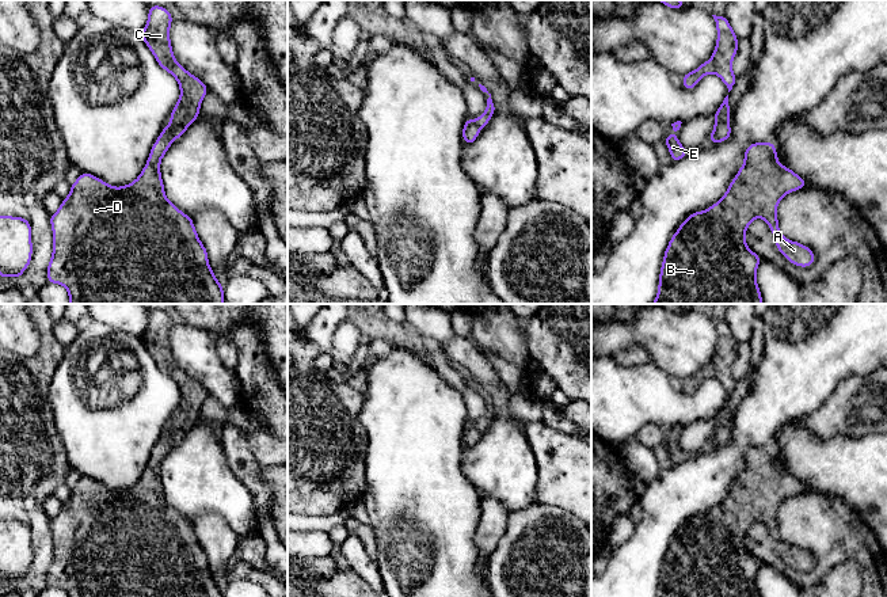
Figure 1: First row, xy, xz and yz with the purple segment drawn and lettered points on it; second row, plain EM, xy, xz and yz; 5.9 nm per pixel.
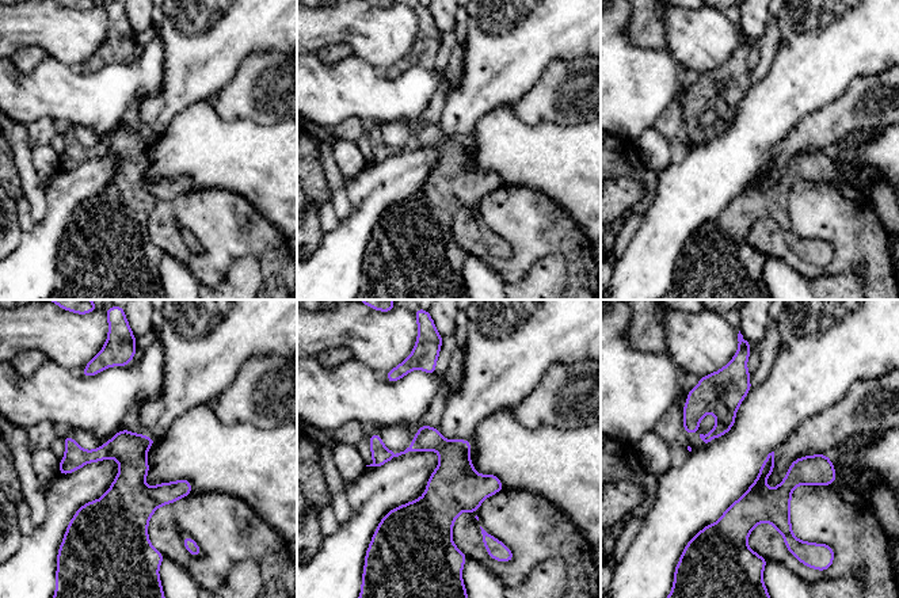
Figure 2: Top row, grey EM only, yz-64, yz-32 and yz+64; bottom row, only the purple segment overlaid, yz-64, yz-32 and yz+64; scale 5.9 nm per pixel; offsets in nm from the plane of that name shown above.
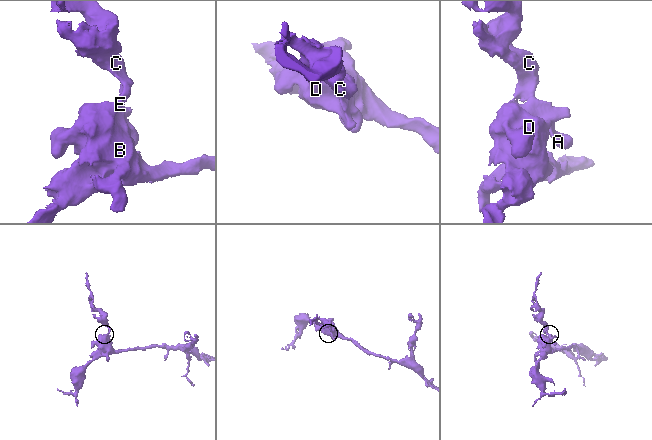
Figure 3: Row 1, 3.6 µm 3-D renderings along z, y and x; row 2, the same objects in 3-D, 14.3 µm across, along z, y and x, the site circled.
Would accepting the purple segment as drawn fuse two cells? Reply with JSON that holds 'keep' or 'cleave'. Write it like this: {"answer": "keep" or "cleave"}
{"answer": "keep"}

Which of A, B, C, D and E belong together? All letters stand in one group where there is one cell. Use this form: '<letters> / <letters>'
A B C D E

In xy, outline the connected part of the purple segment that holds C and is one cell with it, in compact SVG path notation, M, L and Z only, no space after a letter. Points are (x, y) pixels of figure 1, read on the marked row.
M151 5L146 26L140 33L157 64L168 71L180 87L180 98L171 113L171 125L163 129L153 144L140 176L123 187L114 187L91 174L81 172L60 209L50 216L53 255L47 266L47 282L64 285L71 304L224 304L222 285L209 266L208 251L195 232L193 218L167 199L160 175L161 157L172 141L198 118L201 102L209 91L198 77L176 62L170 42L172 19L167 8Z

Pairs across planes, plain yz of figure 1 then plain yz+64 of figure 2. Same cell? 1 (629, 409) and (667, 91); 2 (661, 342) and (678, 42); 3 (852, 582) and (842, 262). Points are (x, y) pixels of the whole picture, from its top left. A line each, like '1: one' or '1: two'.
1: one
2: one
3: two

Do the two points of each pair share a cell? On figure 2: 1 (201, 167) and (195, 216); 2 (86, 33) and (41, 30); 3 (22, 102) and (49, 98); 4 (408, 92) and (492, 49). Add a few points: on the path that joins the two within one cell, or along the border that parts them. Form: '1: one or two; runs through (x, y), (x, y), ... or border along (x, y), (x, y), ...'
1: two; border along (191, 189), (227, 189), (229, 191)
2: one; runs through (75, 33), (52, 30)
3: one; runs through (29, 98), (42, 98)
4: two; border along (467, 49), (463, 79), (456, 87), (449, 90)

